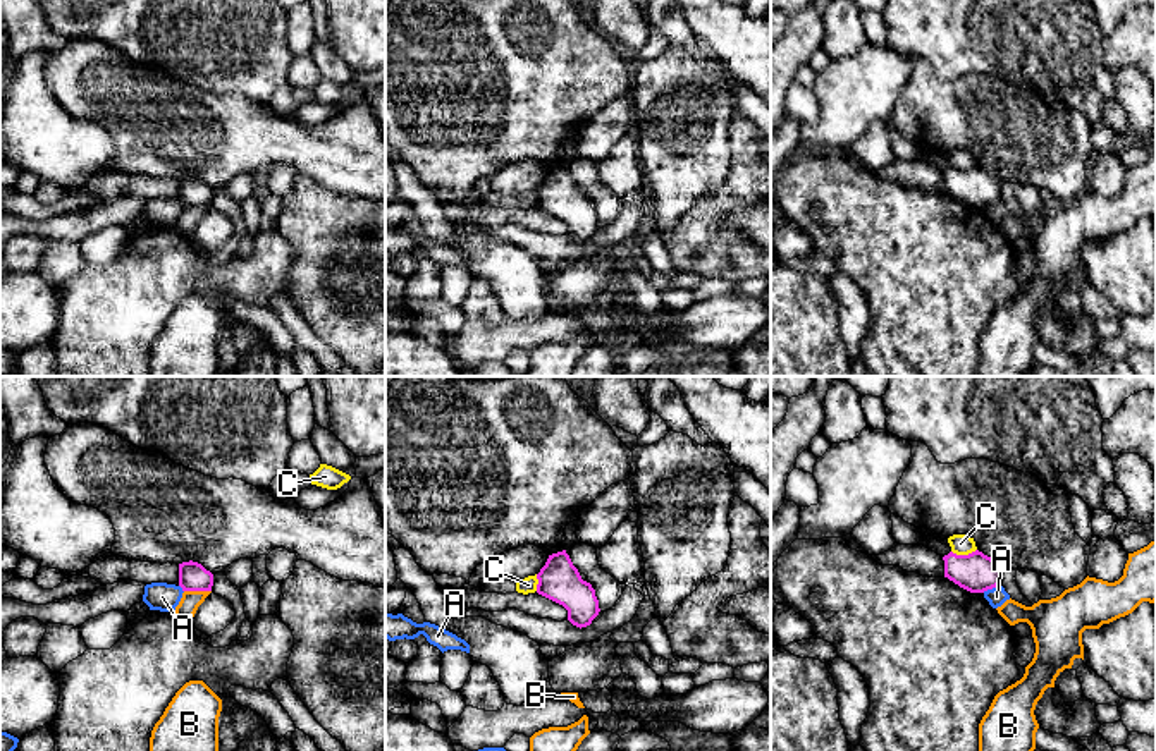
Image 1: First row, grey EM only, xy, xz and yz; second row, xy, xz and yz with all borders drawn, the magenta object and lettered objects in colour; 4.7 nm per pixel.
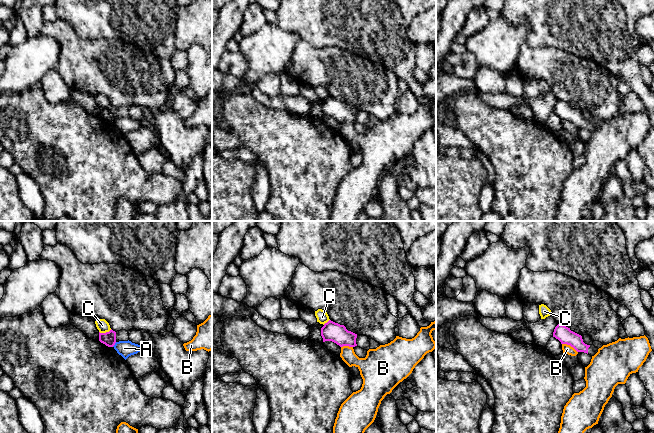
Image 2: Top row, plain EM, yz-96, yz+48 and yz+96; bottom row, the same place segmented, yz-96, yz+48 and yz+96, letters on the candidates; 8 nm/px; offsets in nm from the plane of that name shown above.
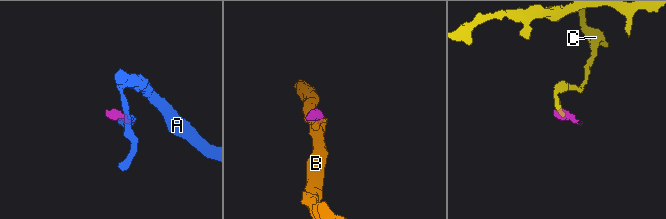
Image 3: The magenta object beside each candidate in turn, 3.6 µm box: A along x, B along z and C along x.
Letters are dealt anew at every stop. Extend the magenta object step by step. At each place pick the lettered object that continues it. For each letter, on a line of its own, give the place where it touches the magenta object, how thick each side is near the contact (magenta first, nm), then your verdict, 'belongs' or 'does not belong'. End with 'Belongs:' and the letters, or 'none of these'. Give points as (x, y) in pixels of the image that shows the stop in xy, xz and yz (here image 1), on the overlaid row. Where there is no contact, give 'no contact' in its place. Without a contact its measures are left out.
A: yz (991, 588) | 190/90 nm | does not belong
B: xy (198, 590) | 140/90 nm | does not belong
C: yz (964, 555) | 190/100 nm | does not belong
Belongs: none of these

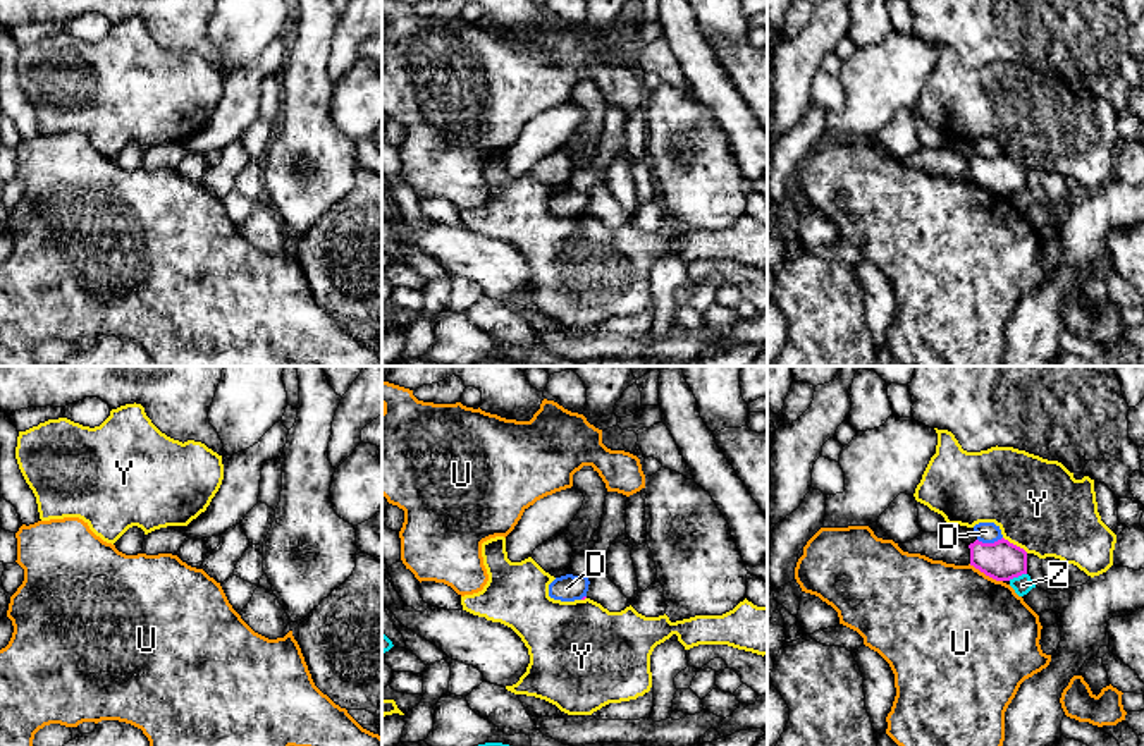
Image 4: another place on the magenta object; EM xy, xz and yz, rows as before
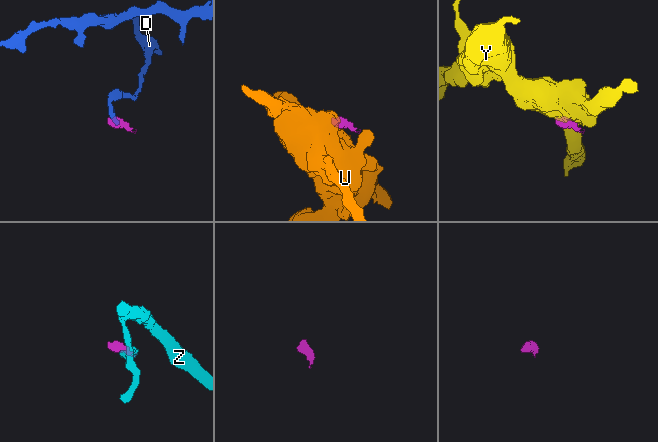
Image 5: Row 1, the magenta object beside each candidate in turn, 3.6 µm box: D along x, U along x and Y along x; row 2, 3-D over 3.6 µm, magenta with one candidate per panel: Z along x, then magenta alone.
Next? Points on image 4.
D: yz (990, 544) | 190/100 nm | does not belong
U: yz (986, 574) | 190/500 nm | does not belong
Y: yz (1015, 545) | 190/420 nm | does not belong
Z: yz (1017, 576) | 190/90 nm | does not belong
Belongs: none of these

